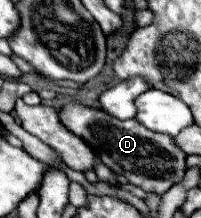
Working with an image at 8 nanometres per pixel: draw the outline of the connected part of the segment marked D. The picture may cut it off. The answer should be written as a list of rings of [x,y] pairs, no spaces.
[[[67,104],[61,108],[59,118],[67,130],[83,138],[97,158],[109,166],[115,174],[125,176],[133,186],[143,188],[145,192],[165,194],[173,184],[181,182],[185,176],[185,152],[175,144],[175,138],[169,134],[159,134],[137,124],[137,120],[117,120],[97,108],[87,108],[81,104]]]

